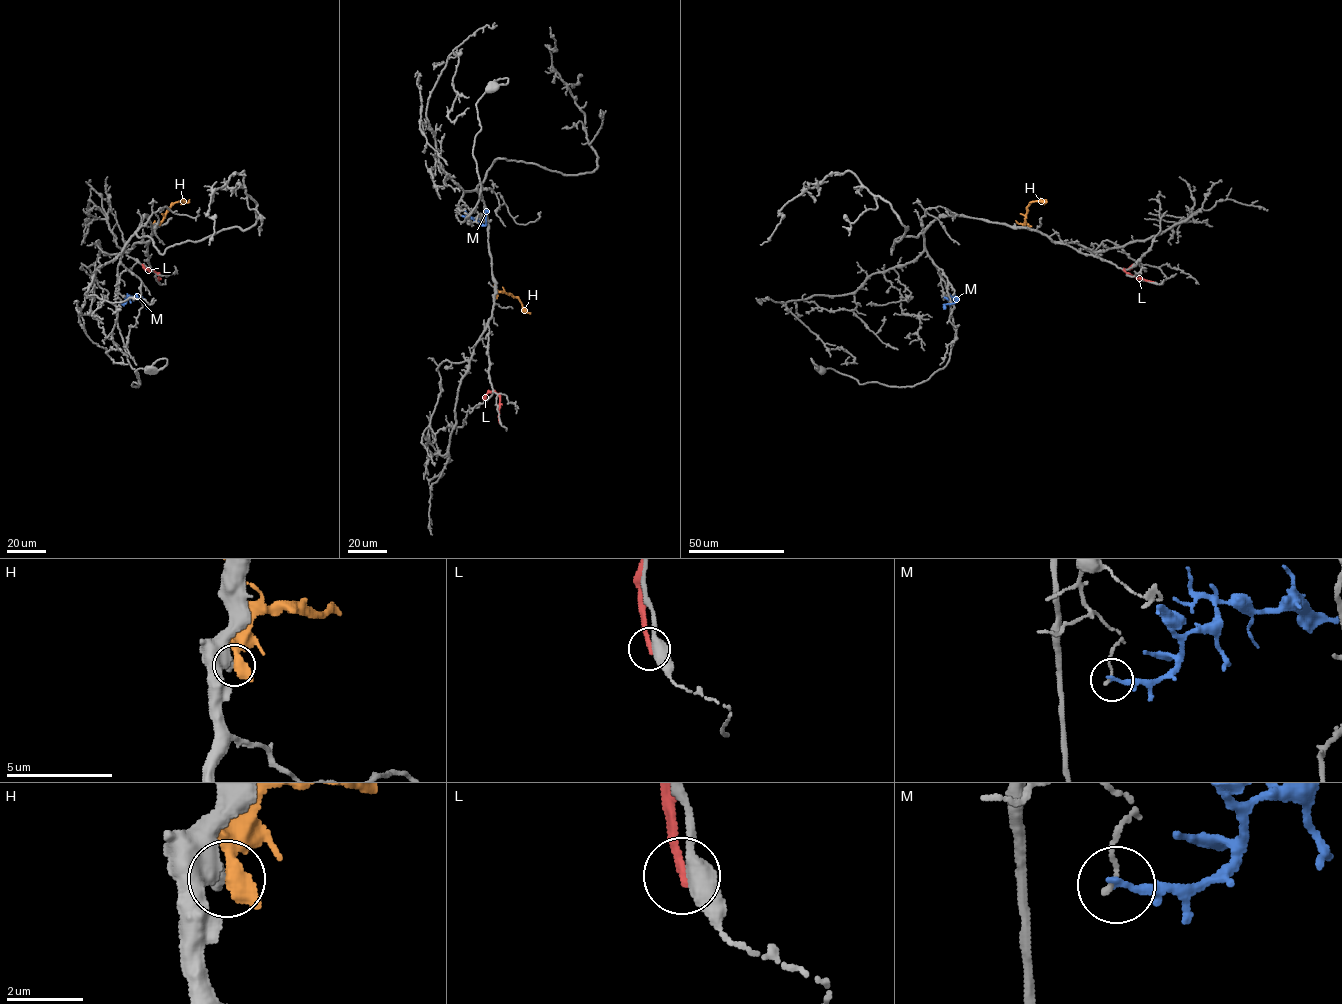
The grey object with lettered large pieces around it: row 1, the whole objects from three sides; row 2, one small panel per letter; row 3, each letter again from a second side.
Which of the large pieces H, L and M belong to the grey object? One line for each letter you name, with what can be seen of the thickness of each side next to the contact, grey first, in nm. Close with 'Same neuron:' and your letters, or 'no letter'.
Same neuron: no letter

